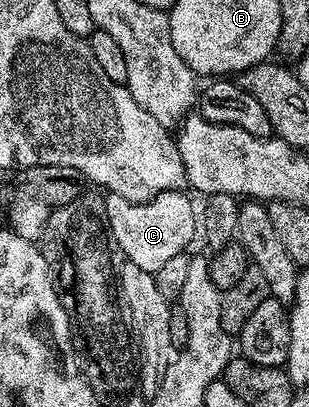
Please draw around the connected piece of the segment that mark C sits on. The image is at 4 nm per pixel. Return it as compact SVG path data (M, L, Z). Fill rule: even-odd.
M175 189L150 201L128 201L109 193L105 197L105 219L112 244L121 248L122 258L152 274L175 255L186 252L193 236L196 238L199 233L195 211L191 211L190 194Z

